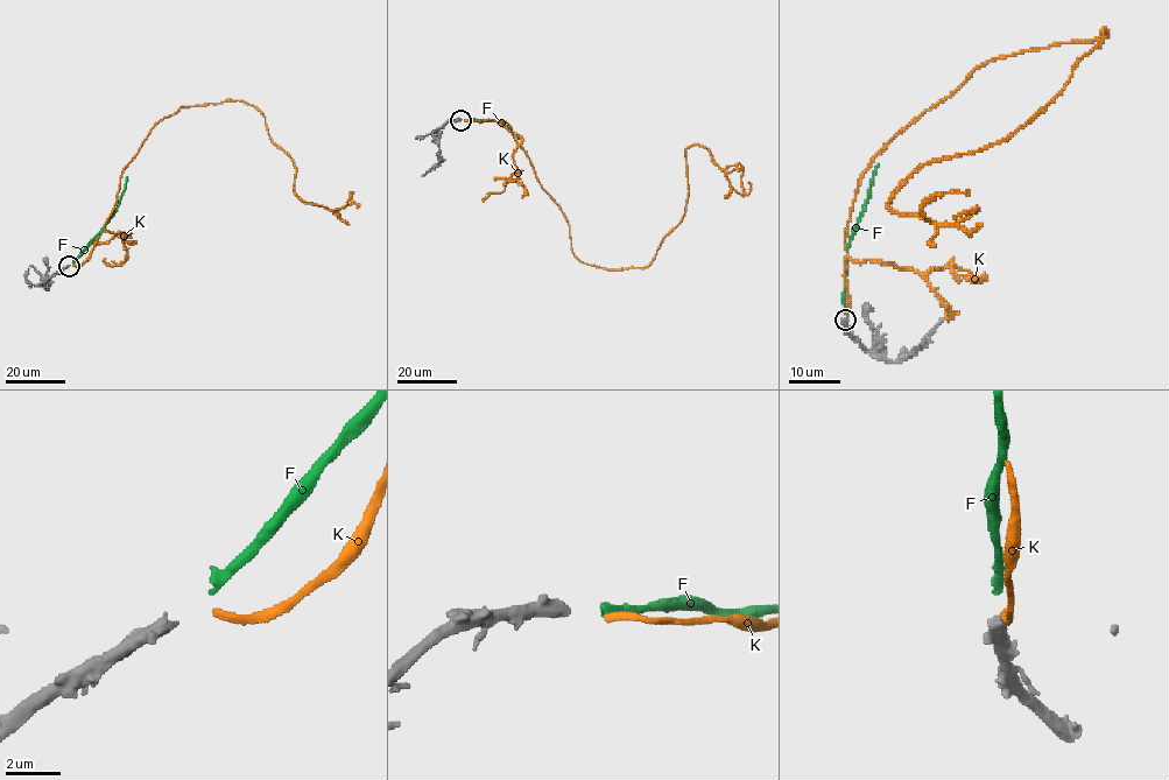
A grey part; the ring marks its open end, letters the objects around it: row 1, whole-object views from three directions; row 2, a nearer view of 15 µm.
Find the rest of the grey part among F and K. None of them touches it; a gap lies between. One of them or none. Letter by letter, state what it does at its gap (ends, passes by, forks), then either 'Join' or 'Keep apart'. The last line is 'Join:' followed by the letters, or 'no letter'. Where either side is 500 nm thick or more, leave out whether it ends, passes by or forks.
F: It ends there. Join
K: It ends there. Keep apart
Join: F

